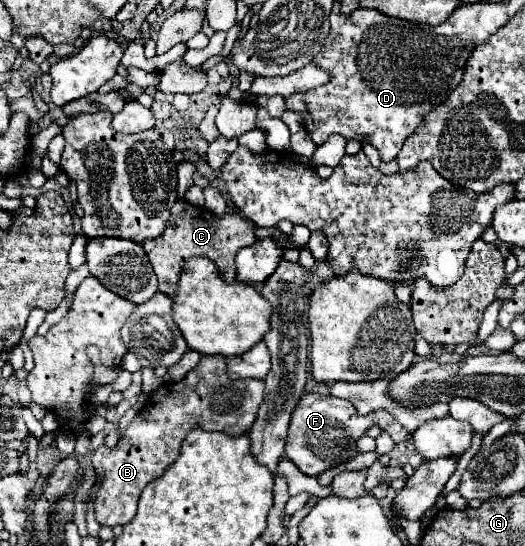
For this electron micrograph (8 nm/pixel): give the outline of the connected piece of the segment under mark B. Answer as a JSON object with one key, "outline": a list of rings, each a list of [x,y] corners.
{"outline":[[[203,355],[197,369],[187,373],[179,383],[163,383],[149,395],[145,407],[129,423],[121,441],[111,449],[101,445],[93,453],[91,463],[101,481],[93,507],[95,521],[107,527],[131,523],[141,491],[161,477],[179,457],[181,443],[191,429],[201,427],[205,431],[221,431],[227,435],[247,433],[257,417],[263,389],[265,381],[261,379],[229,379],[221,355]]]}

